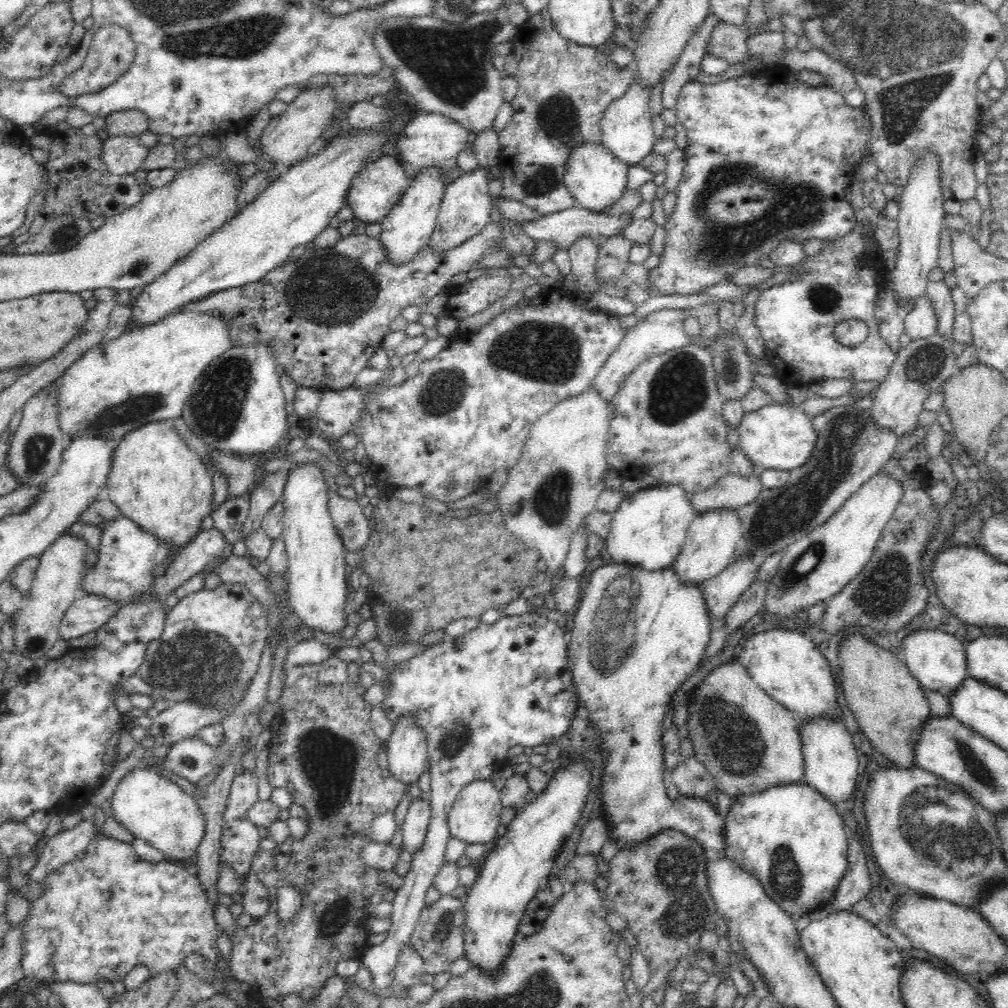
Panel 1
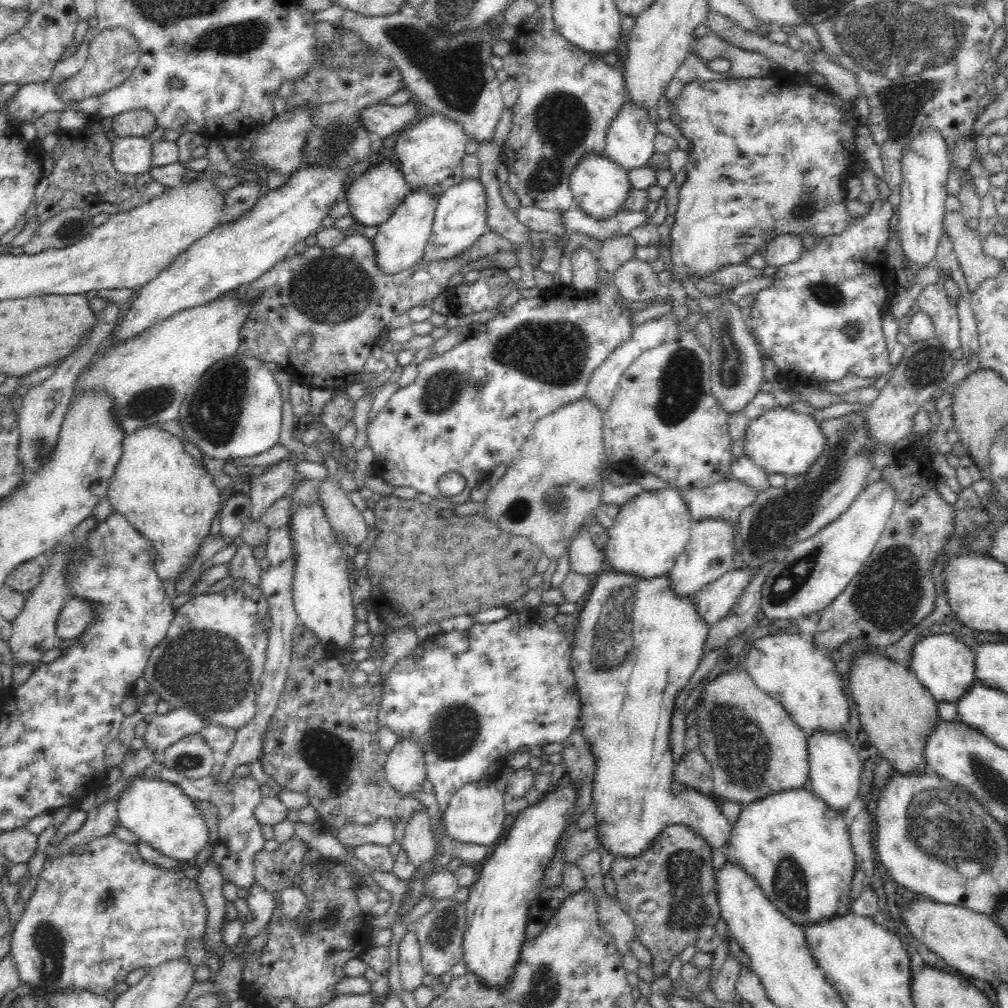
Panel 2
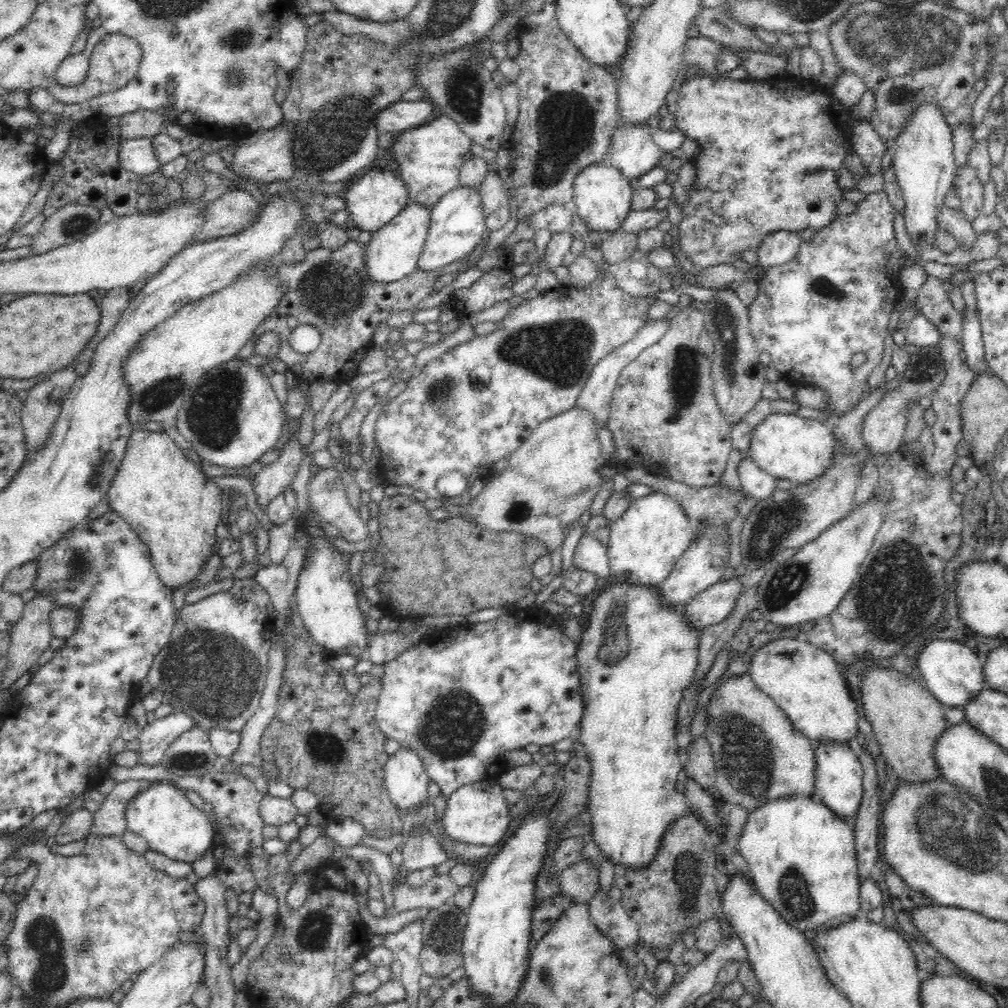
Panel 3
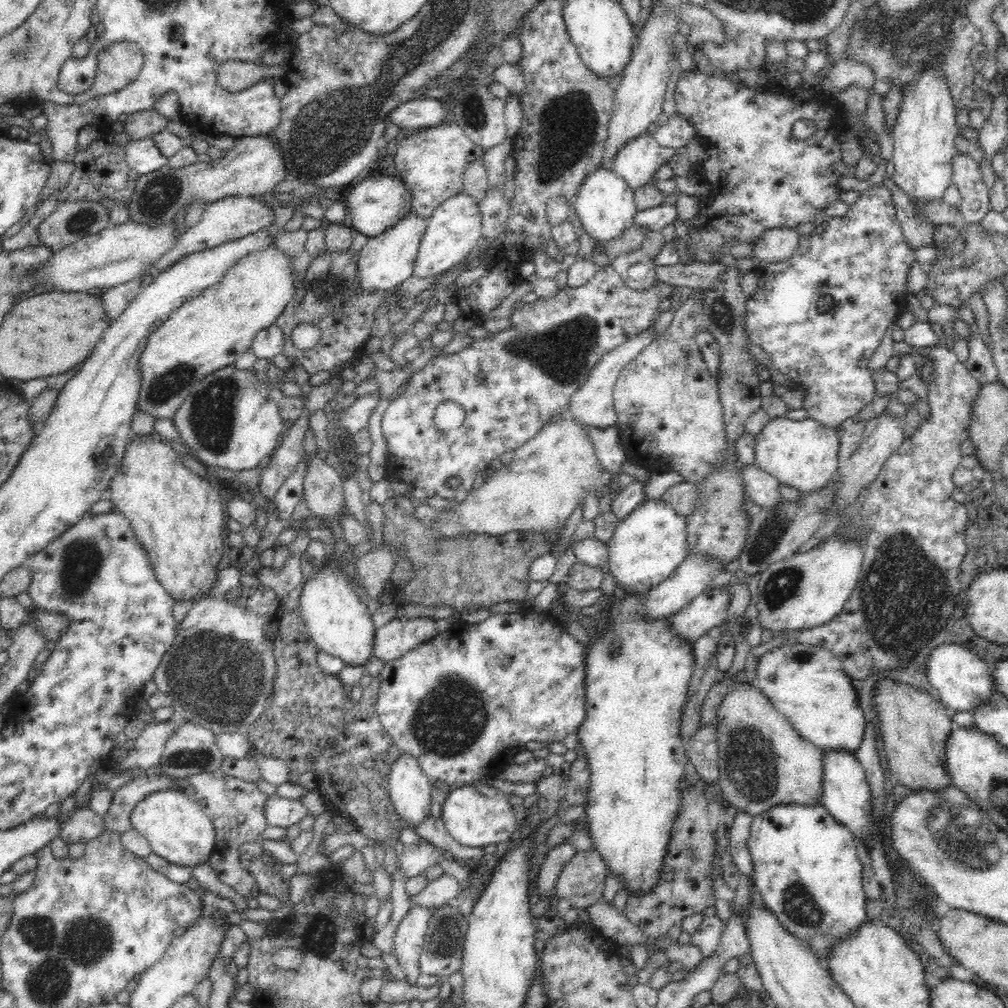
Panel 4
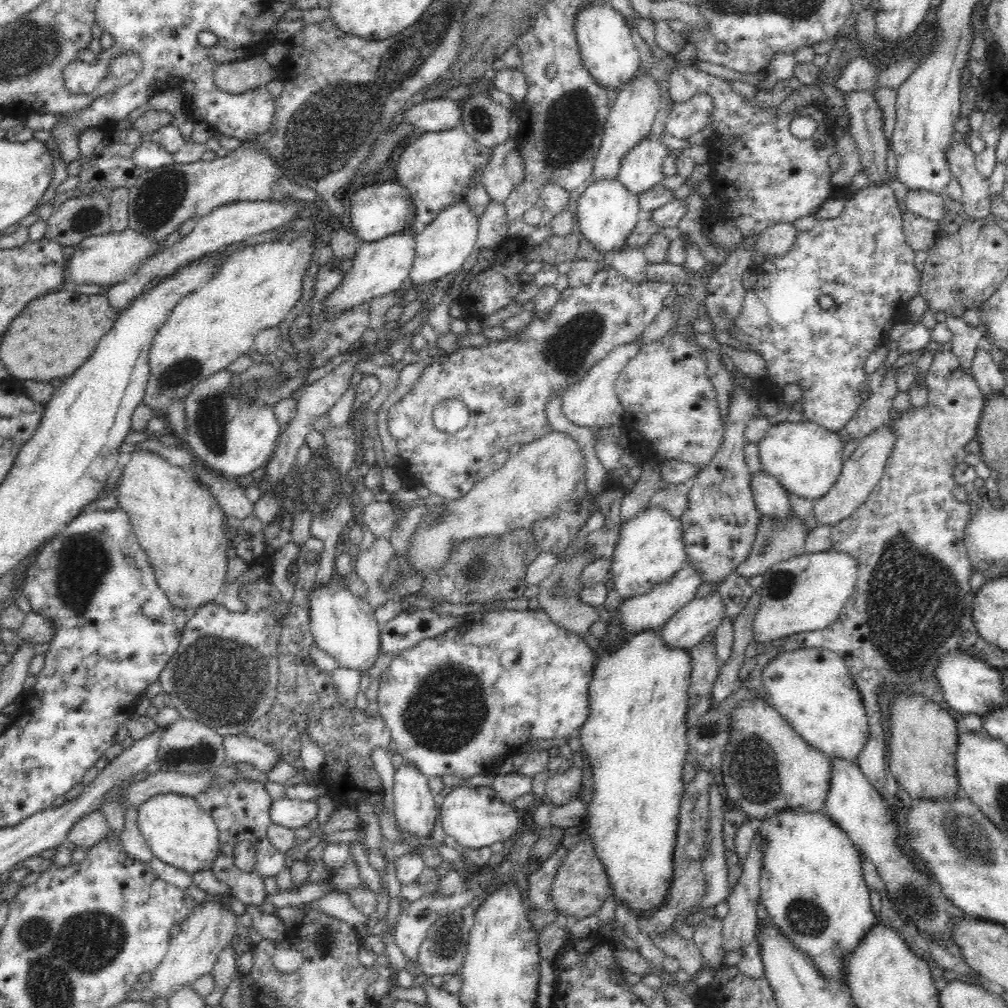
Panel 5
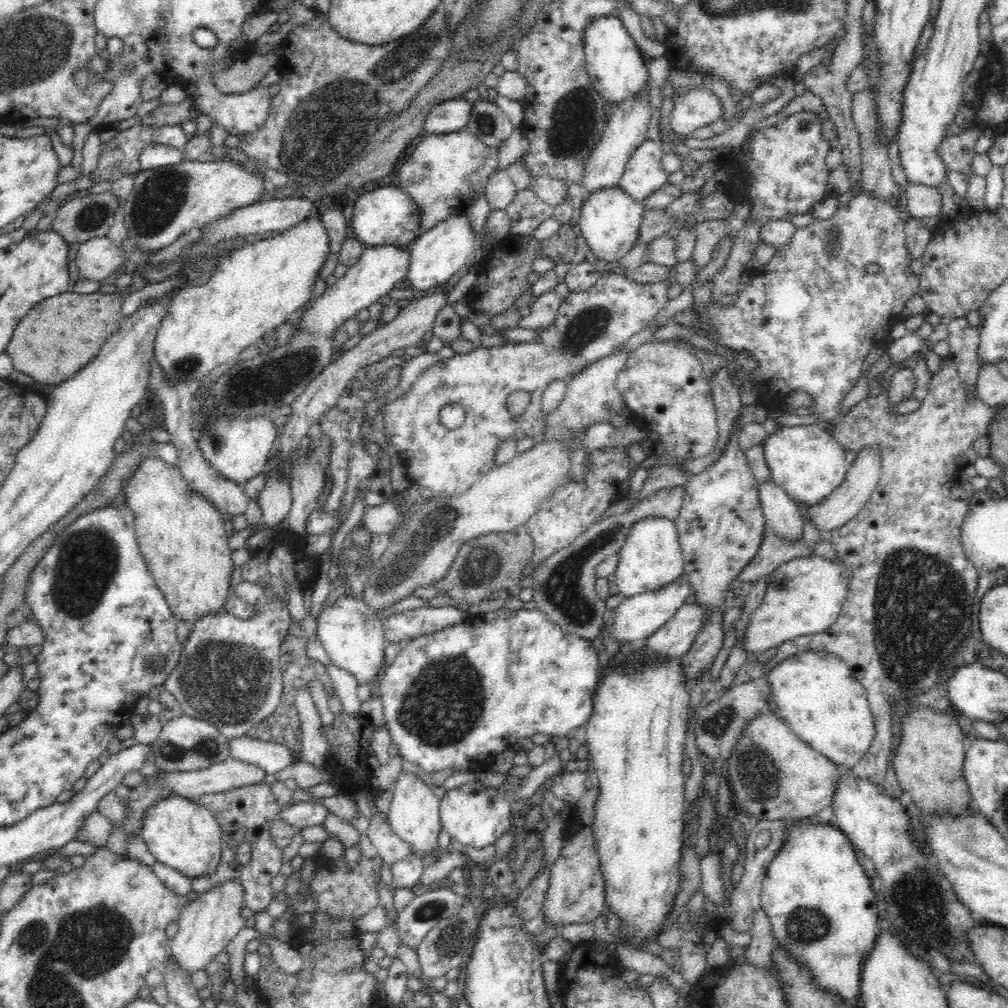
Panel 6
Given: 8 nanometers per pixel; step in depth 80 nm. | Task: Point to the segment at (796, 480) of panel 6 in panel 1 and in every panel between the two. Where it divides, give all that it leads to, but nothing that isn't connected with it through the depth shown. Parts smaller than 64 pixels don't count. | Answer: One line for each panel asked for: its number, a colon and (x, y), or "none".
1: (779, 436)
2: (781, 440)
3: (789, 446)
4: (803, 454)
5: (805, 458)

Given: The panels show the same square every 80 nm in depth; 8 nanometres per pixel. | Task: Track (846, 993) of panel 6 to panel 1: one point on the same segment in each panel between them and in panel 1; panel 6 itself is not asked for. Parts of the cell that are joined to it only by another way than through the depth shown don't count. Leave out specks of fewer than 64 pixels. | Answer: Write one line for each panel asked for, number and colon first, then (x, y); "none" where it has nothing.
1: (790, 837)
2: (798, 849)
3: (801, 856)
4: (808, 868)
5: (811, 881)

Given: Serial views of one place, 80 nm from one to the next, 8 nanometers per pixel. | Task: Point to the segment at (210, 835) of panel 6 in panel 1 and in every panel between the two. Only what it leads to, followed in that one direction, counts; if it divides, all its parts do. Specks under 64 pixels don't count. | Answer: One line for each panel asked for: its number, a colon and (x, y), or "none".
1: (153, 807)
2: (158, 812)
3: (161, 813)
4: (175, 826)
5: (179, 832)

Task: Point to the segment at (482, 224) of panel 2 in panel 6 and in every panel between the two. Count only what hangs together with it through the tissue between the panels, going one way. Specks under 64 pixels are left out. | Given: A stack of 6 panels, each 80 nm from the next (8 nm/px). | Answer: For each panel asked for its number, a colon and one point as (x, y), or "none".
3: (457, 223)
4: (454, 229)
5: (444, 245)
6: (438, 253)

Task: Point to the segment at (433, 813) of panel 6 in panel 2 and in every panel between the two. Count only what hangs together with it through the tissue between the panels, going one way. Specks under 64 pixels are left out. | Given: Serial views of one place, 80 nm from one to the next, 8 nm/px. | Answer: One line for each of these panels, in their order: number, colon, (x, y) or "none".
2: (405, 770)
3: (406, 779)
4: (410, 790)
5: (414, 808)

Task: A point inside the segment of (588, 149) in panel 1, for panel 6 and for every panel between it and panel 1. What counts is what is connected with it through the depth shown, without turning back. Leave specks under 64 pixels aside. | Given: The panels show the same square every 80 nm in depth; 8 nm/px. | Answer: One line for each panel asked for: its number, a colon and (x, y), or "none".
2: (599, 185)
3: (601, 194)
4: (604, 202)
5: (606, 211)
6: (609, 218)

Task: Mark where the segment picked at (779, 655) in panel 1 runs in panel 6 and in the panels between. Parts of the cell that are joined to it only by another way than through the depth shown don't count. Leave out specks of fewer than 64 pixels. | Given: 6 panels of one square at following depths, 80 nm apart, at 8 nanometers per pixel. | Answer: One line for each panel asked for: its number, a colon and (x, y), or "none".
2: (798, 674)
3: (809, 686)
4: (807, 684)
5: (811, 688)
6: (816, 695)

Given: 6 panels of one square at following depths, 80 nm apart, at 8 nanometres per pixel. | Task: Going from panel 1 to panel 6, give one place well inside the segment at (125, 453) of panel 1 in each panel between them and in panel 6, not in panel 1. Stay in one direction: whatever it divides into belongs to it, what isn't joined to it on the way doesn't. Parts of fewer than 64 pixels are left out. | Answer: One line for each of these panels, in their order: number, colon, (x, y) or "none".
2: (168, 495)
3: (163, 495)
4: (178, 516)
5: (178, 522)
6: (181, 534)

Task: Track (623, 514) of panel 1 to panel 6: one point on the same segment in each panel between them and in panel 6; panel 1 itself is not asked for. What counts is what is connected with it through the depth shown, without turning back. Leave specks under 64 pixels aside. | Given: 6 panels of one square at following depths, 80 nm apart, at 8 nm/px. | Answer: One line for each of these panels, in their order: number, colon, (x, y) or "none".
2: (650, 531)
3: (644, 544)
4: (648, 544)
5: (650, 549)
6: (651, 557)

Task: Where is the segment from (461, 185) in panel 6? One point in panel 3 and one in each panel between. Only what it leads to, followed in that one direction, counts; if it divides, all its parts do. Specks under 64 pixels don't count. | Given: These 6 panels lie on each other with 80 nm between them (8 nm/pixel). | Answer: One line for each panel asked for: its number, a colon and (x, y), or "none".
3: (430, 156)
4: (430, 163)
5: (438, 168)

